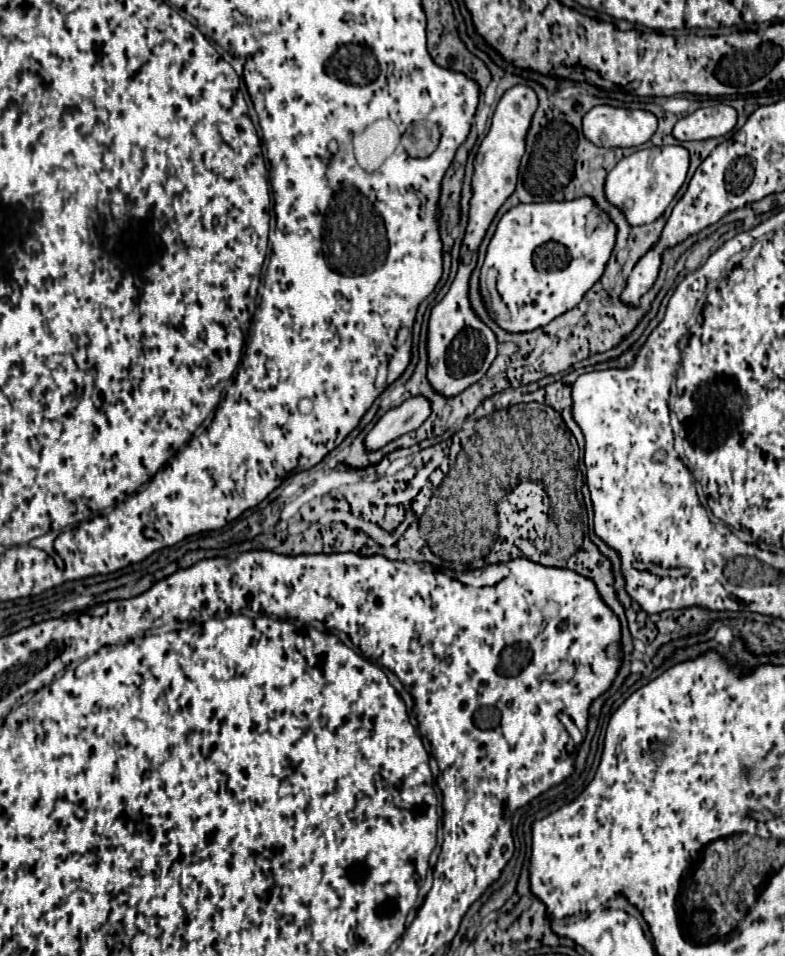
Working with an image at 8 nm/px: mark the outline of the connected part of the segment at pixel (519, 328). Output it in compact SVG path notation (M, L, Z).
M591 197L573 201L547 201L547 203L527 203L509 209L489 241L485 263L481 269L497 269L497 291L507 305L511 317L501 321L501 329L507 333L525 333L537 327L545 327L555 317L573 309L581 297L599 281L605 263L611 257L611 247L615 245L615 225L603 211L591 203Z

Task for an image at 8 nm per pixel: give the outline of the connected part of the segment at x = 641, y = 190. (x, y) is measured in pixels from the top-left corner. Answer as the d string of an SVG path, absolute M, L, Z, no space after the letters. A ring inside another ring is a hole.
M681 145L669 147L649 147L623 157L607 175L605 179L605 197L607 201L617 207L629 225L645 225L653 223L673 201L675 193L685 183L689 169L689 153Z

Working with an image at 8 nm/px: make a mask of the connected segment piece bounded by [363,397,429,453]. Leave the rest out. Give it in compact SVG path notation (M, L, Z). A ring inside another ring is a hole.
M411 397L399 407L387 411L373 429L365 435L365 451L373 453L395 441L397 437L415 431L429 417L429 401L423 397Z

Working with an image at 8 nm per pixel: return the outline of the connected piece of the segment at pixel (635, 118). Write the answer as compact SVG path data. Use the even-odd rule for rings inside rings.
M597 105L583 117L583 135L597 147L625 149L639 147L651 139L657 129L657 117L649 111L615 109Z

